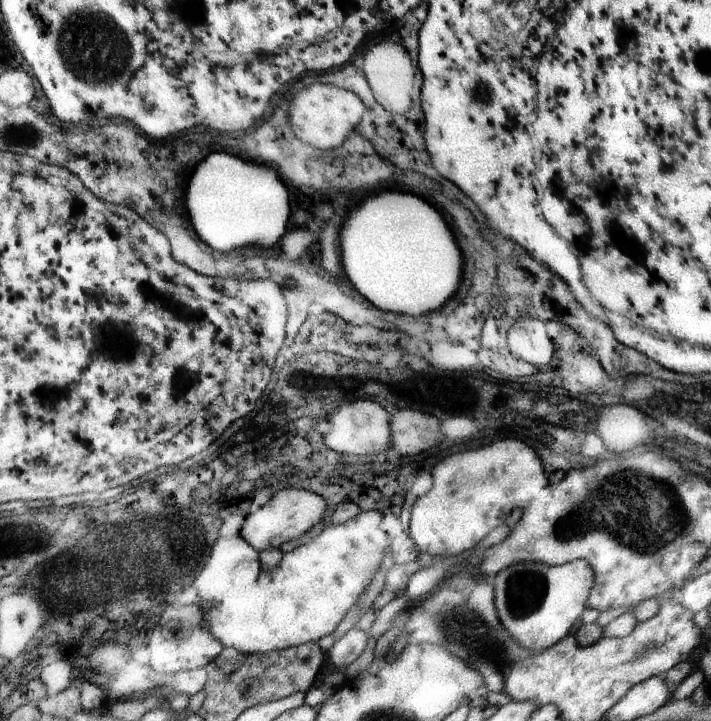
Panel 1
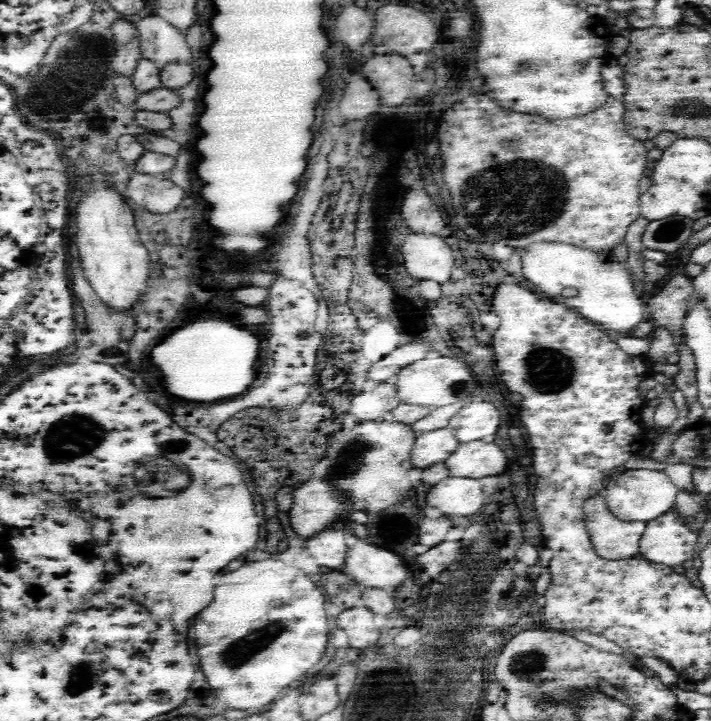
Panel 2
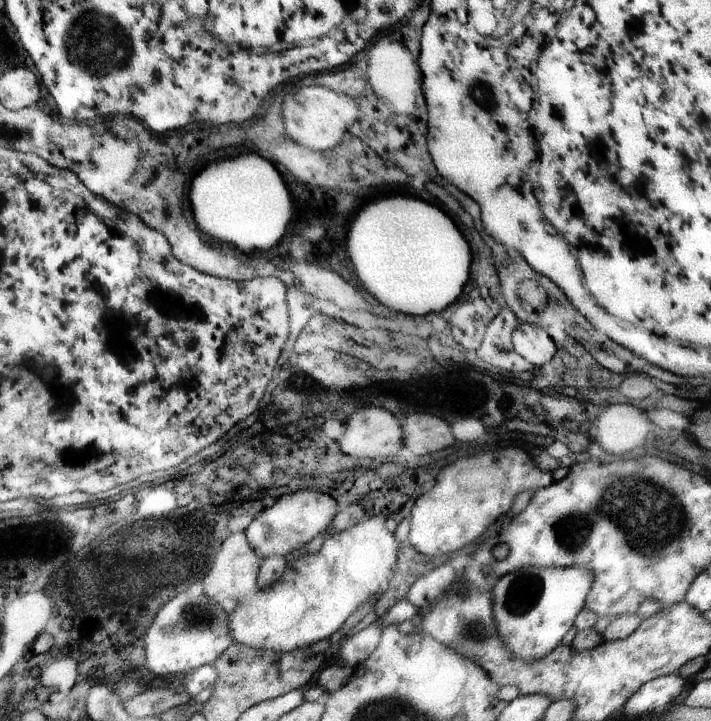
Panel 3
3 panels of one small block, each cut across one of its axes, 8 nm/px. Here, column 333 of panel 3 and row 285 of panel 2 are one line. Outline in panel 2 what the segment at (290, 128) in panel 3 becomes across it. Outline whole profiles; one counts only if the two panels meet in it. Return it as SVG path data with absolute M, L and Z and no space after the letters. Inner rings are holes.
M100 180L86 192L78 206L78 248L80 262L88 282L92 284L96 296L114 312L124 312L128 306L136 306L148 288L150 258L140 244L134 228L132 210L126 202Z

